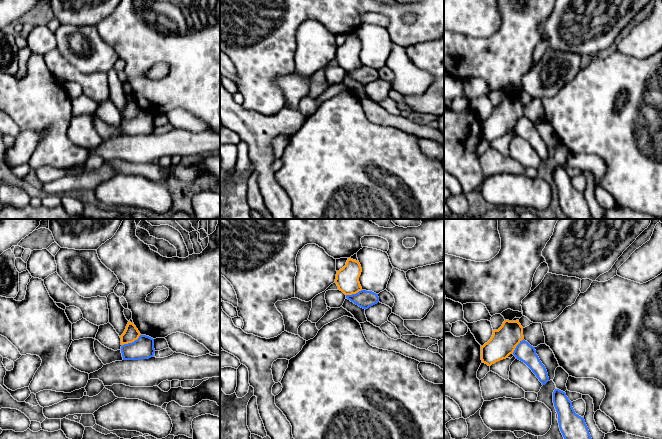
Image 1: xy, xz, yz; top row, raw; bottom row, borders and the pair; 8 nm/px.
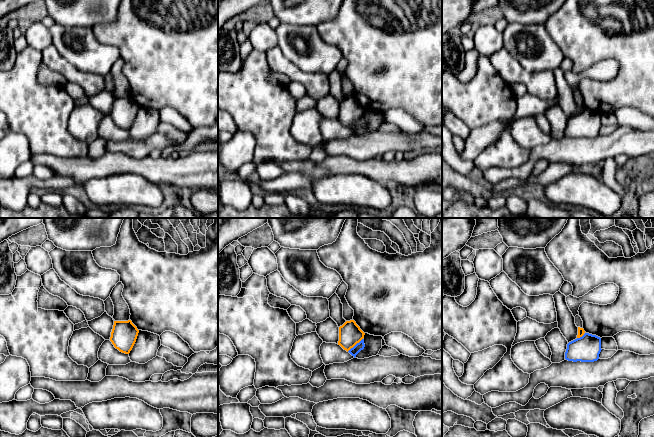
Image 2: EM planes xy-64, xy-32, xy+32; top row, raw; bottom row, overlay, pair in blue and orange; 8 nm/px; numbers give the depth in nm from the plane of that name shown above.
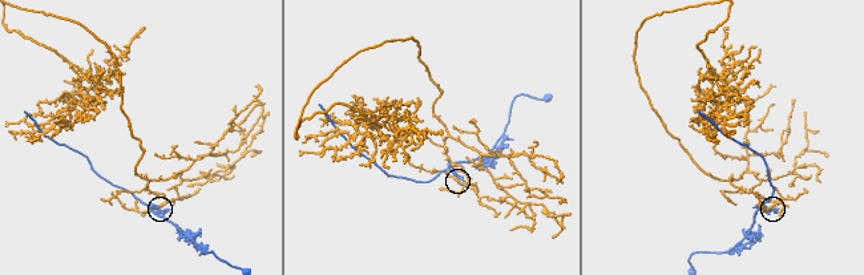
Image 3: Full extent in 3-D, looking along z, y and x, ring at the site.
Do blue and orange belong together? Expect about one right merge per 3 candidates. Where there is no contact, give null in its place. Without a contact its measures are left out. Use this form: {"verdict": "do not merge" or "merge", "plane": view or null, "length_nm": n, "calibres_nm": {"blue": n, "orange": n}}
{"verdict": "do not merge", "plane": "xy", "length_nm": 180, "calibres_nm": {"blue": 180, "orange": 120}}

